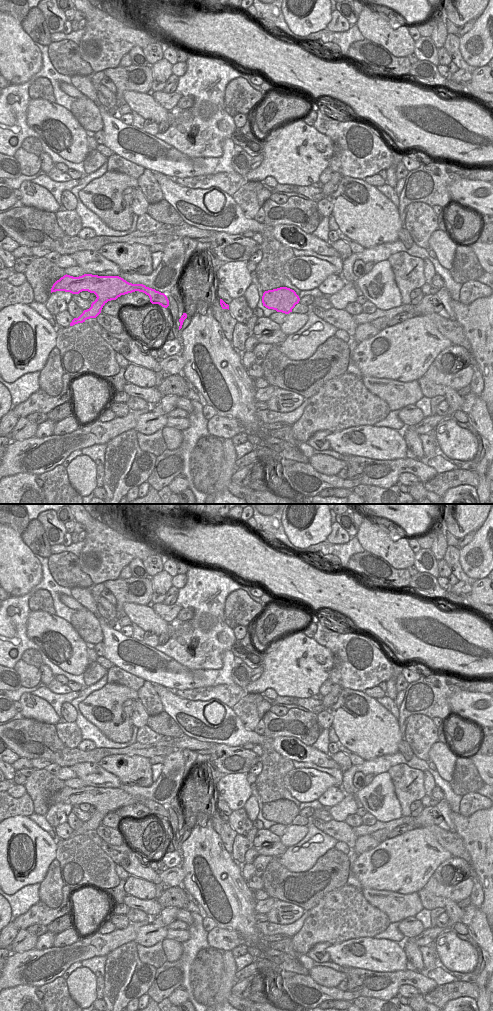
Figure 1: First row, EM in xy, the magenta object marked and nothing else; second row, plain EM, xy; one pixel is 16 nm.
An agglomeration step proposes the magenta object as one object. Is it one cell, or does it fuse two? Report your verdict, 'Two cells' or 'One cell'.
Two cells

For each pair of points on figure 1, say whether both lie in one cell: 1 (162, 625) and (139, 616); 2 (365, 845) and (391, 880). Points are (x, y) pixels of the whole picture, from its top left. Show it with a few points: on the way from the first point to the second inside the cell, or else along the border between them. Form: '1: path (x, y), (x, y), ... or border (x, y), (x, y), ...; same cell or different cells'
1: path (156, 624), (145, 617); same cell
2: border (380, 843), (359, 854); different cells

